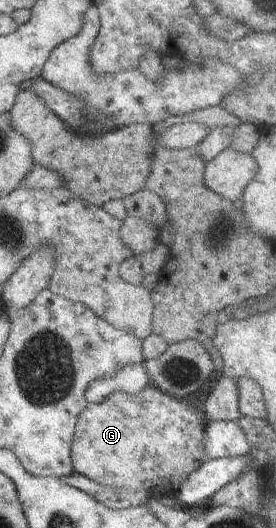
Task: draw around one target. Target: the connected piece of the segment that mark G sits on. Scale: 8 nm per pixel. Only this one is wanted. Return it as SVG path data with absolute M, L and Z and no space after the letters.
M153 384L142 388L137 395L115 391L101 402L88 403L87 408L78 416L71 445L72 465L79 474L104 487L135 492L141 490L151 496L171 495L178 492L188 476L203 462L208 461L204 449L205 426L202 413L187 398L175 398Z

